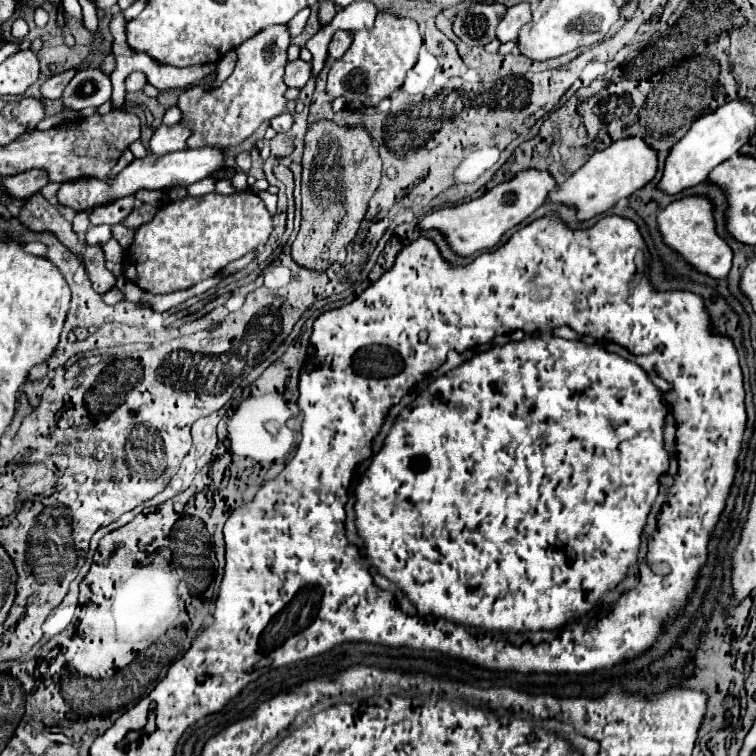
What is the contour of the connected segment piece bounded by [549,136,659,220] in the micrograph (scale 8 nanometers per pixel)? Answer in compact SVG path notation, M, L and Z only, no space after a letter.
M627 136L617 142L613 142L609 148L595 152L585 166L581 166L571 178L567 178L549 200L553 202L565 202L579 208L579 218L589 220L611 206L615 206L621 198L631 196L639 188L643 188L647 182L653 180L657 174L657 150L651 148L643 138L639 136Z

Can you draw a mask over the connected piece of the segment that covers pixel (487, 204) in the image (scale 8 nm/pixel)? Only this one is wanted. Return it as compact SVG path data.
M525 168L517 172L511 180L501 182L493 186L487 194L481 198L463 202L463 204L453 204L453 206L443 206L429 216L425 216L419 222L419 228L429 230L437 228L445 234L447 242L459 256L471 256L477 250L483 248L493 248L501 236L511 230L513 226L521 224L525 218L529 218L545 200L547 196L557 188L557 180L549 170L537 170L537 168Z

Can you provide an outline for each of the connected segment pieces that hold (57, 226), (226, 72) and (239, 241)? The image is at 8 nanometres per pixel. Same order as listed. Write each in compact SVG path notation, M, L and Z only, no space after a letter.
M41 194L29 198L29 202L19 212L19 220L35 232L53 232L67 248L77 254L77 234L73 232L71 224Z
M232 50L216 63L216 79L213 82L213 88L221 86L221 82L225 81L233 72L237 61L237 54Z
M249 190L231 196L217 192L199 198L185 196L183 200L167 202L157 210L151 222L135 232L135 240L123 258L123 272L127 280L151 294L185 290L215 276L229 262L265 248L273 230L273 216L263 200Z

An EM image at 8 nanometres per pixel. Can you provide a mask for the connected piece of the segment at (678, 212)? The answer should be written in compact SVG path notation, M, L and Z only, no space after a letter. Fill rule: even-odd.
M701 194L685 196L679 200L673 200L667 208L663 208L657 216L657 222L659 222L659 230L663 234L663 240L673 250L683 254L683 258L695 270L705 272L713 278L723 278L729 274L729 270L733 266L733 250L727 244L727 240L717 234L713 210L715 210L715 204L709 196L701 196Z

